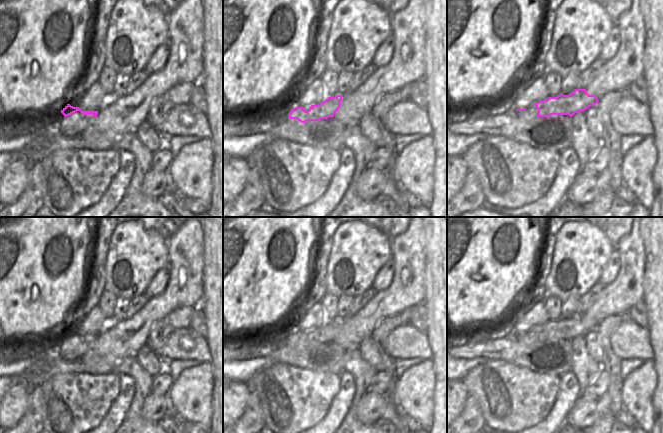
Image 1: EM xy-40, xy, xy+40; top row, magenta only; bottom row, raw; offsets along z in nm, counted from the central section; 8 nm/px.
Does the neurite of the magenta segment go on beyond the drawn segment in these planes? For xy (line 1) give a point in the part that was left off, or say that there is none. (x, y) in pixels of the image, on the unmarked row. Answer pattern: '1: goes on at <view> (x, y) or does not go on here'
1: does not go on here

